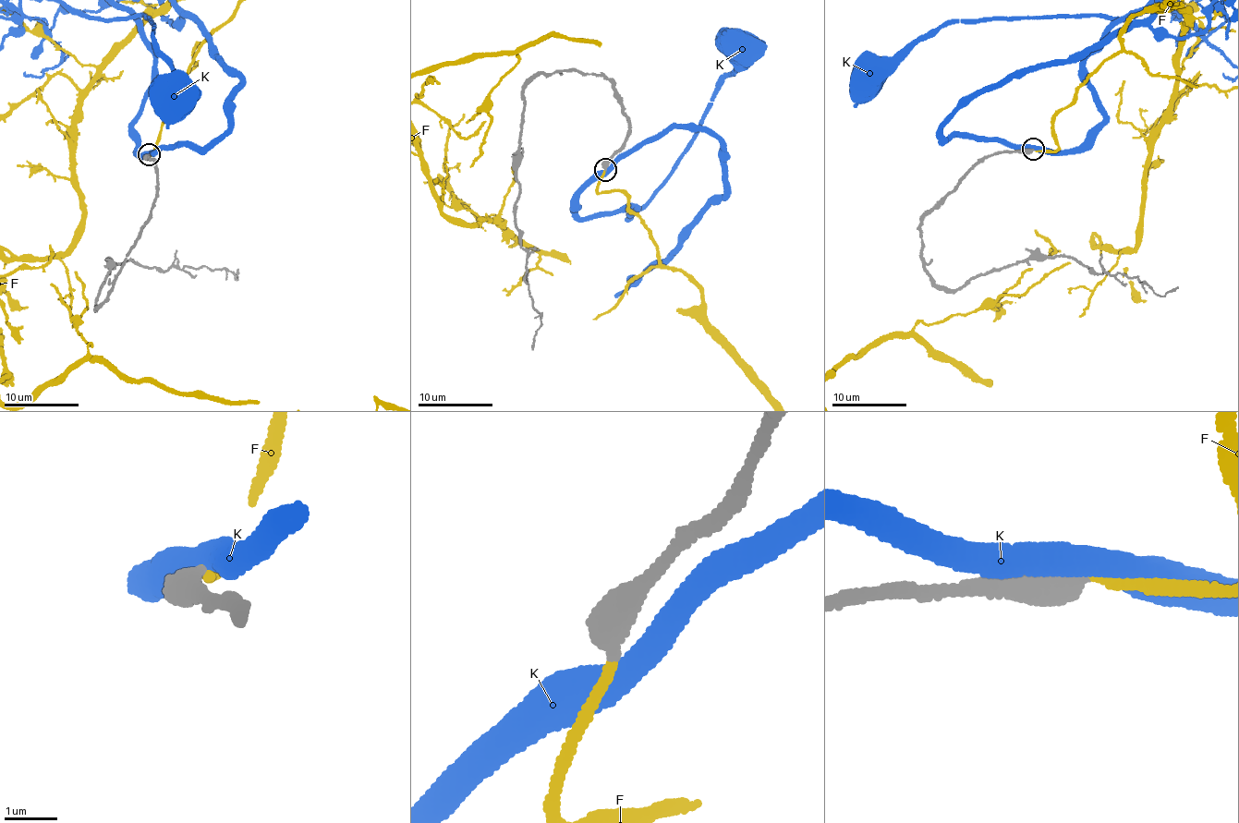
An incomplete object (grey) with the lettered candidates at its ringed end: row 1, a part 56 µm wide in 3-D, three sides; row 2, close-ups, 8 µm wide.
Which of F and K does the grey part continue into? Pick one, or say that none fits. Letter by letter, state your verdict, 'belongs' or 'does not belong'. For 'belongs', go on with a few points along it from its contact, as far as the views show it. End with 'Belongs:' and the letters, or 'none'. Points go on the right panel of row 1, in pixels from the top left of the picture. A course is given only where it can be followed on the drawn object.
F: belongs
K: does not belong
Belongs: F

